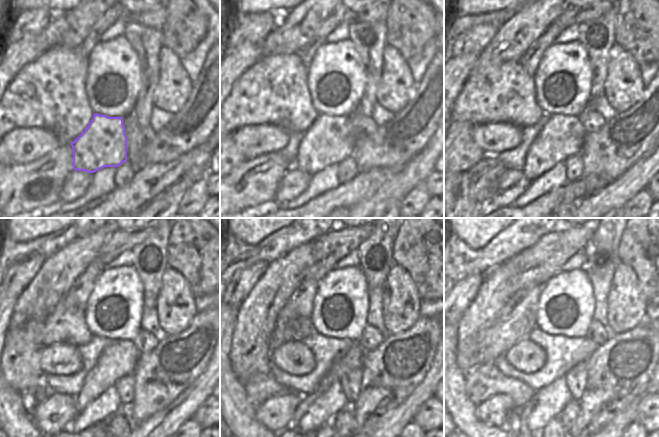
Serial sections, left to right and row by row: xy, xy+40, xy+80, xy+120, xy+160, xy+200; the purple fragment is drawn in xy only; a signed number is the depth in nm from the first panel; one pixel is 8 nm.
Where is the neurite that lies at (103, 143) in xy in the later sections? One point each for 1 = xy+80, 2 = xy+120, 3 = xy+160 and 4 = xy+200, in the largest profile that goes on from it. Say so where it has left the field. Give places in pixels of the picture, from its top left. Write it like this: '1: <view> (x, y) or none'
1: xy+80 (562, 136)
2: xy+120 (119, 358)
3: xy+160 (352, 359)
4: xy+200 (517, 421)

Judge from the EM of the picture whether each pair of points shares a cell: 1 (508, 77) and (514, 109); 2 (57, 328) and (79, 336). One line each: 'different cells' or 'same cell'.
1: same cell
2: same cell

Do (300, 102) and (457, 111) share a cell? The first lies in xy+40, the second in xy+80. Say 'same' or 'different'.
same

